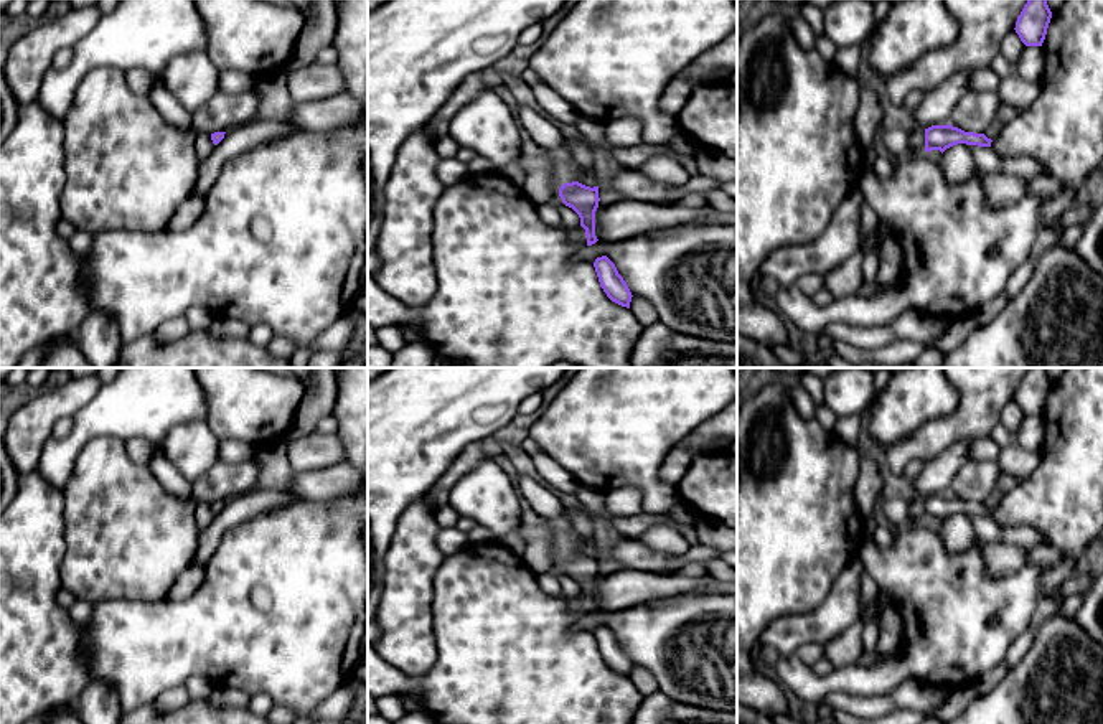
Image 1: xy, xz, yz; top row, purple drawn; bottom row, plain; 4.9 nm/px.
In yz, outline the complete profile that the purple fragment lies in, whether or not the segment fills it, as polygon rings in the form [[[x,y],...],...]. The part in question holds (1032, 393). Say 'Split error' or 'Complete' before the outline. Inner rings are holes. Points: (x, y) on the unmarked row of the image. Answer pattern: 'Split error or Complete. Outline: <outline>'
Complete. Outline: [[[1029,368],[1016,391],[1016,402],[1026,416],[1042,416],[1052,381],[1047,368]]]

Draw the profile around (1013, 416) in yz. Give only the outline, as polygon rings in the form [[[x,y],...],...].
[[[1012,397],[1002,409],[1002,425],[1012,434],[1016,440],[1016,434],[1024,421],[1024,412],[1021,411],[1019,404]]]

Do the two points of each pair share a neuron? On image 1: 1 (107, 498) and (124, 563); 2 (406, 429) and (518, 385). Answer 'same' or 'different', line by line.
1: same
2: same

